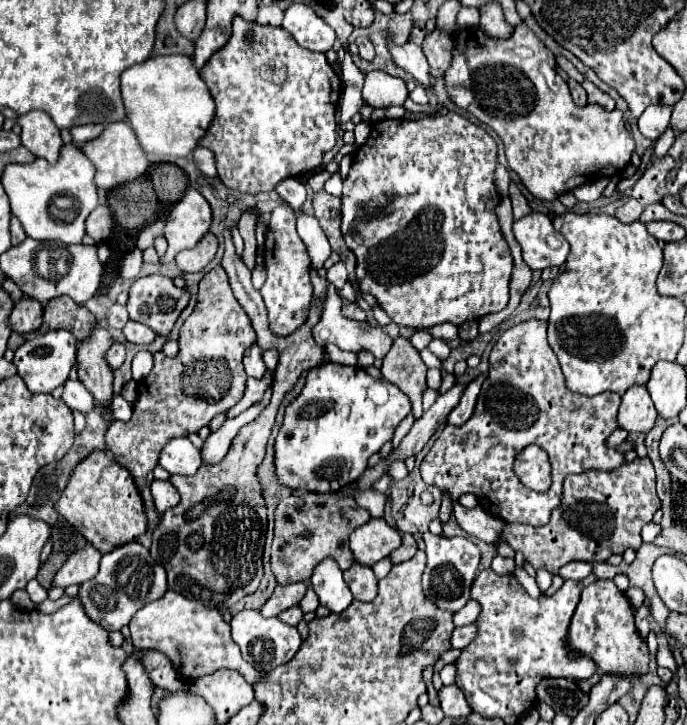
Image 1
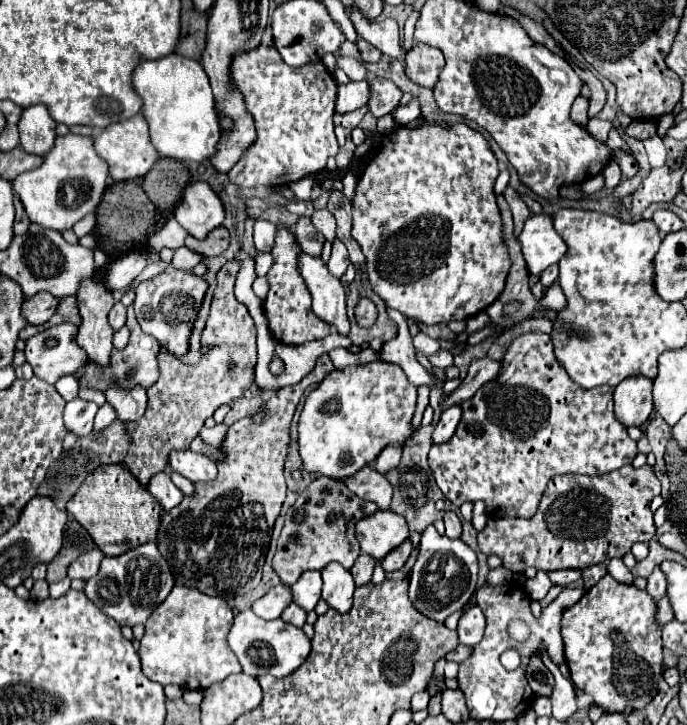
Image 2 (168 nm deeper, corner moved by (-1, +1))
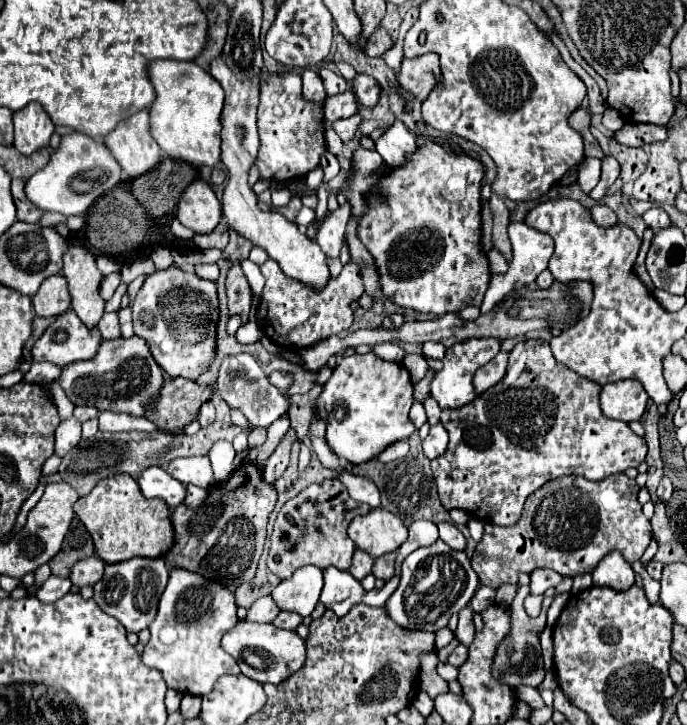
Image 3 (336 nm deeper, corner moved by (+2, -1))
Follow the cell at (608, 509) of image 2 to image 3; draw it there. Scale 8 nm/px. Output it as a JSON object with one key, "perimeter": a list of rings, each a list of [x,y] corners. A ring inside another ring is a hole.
{"perimeter":[[[620,473],[620,485],[616,481],[588,481],[586,477],[558,477],[554,481],[544,483],[538,491],[530,495],[522,517],[516,525],[502,527],[494,523],[486,523],[484,535],[476,545],[472,567],[482,579],[482,585],[500,587],[502,583],[516,583],[516,575],[520,571],[532,573],[538,567],[548,567],[558,571],[564,577],[576,577],[584,573],[592,573],[598,561],[610,551],[620,551],[628,563],[634,563],[642,557],[644,549],[652,541],[650,521],[642,513],[642,505],[638,503],[638,491],[634,479]]]}

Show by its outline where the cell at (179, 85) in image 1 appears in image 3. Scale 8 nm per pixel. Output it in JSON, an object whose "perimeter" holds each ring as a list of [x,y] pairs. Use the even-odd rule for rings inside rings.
{"perimeter":[[[164,59],[150,63],[148,79],[156,91],[150,107],[150,133],[164,155],[196,167],[214,167],[220,161],[220,111],[224,103],[220,83],[194,61]]]}

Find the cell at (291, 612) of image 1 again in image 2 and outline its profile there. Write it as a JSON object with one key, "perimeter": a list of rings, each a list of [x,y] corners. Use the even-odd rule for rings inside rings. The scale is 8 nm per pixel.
{"perimeter":[[[291,603],[291,605],[283,611],[283,615],[281,615],[281,619],[283,619],[285,623],[291,623],[291,625],[295,625],[295,627],[303,627],[303,625],[305,625],[305,617],[307,617],[307,613],[305,613],[299,605],[295,605],[295,603]]]}

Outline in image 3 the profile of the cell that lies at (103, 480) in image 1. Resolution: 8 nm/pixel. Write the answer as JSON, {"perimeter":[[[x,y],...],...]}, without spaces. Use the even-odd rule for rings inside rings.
{"perimeter":[[[126,473],[98,481],[86,497],[74,503],[74,513],[92,535],[96,555],[106,563],[120,563],[130,557],[160,557],[170,549],[172,527],[166,503],[162,499],[146,501],[138,483]]]}

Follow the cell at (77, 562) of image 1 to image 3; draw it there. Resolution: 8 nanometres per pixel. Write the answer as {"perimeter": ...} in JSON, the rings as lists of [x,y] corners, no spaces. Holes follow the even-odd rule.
{"perimeter":[[[96,555],[82,559],[74,565],[72,573],[70,573],[70,581],[76,587],[84,587],[84,585],[94,585],[98,579],[102,579],[102,571],[104,571],[104,561],[98,559]]]}

